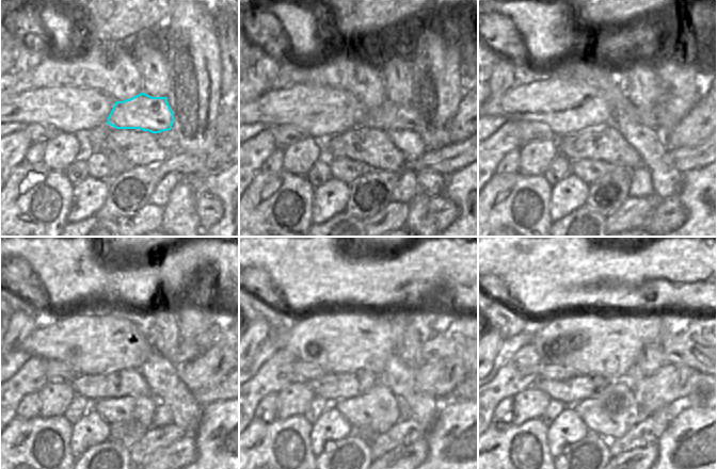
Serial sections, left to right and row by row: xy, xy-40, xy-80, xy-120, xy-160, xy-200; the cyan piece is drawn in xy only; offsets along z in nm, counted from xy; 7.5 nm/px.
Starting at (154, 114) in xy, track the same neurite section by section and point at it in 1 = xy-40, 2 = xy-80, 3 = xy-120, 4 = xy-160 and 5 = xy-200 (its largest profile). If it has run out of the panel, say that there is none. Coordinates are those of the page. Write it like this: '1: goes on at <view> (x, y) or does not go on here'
1: goes on at xy-40 (389, 116)
2: goes on at xy-80 (644, 116)
3: goes on at xy-120 (214, 336)
4: goes on at xy-160 (456, 342)
5: goes on at xy-200 (695, 348)

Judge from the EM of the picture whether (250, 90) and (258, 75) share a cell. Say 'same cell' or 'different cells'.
different cells

